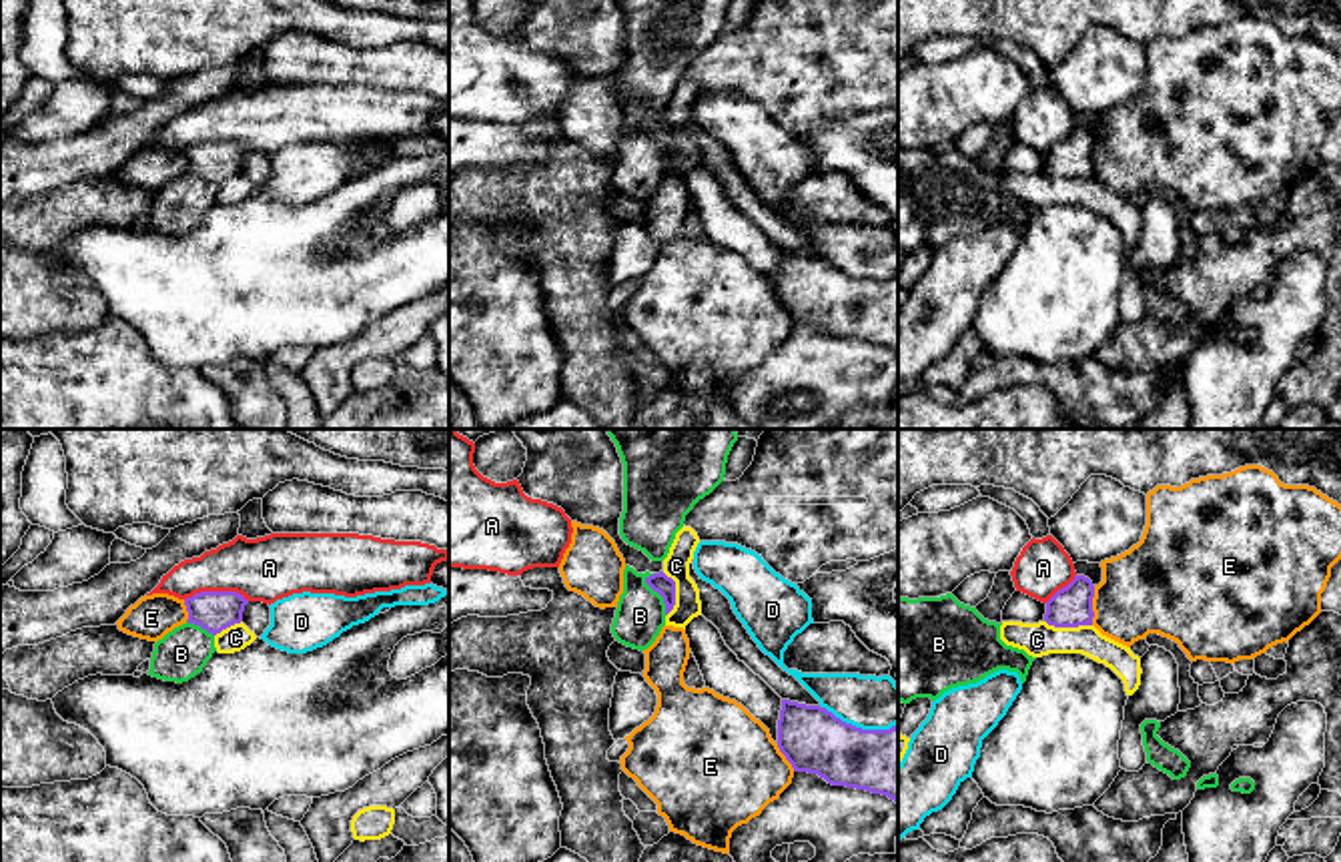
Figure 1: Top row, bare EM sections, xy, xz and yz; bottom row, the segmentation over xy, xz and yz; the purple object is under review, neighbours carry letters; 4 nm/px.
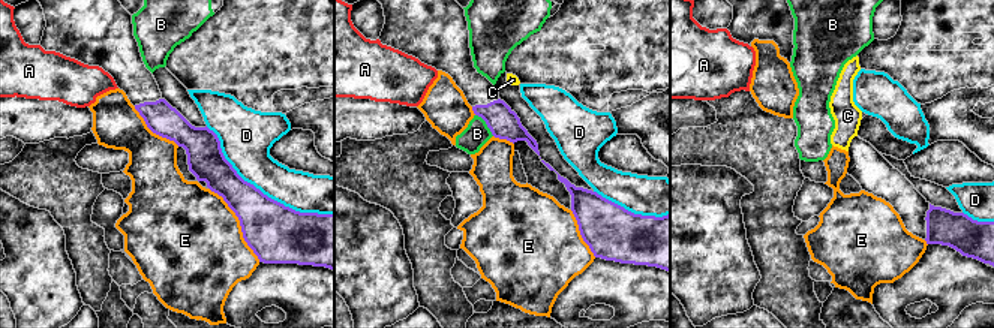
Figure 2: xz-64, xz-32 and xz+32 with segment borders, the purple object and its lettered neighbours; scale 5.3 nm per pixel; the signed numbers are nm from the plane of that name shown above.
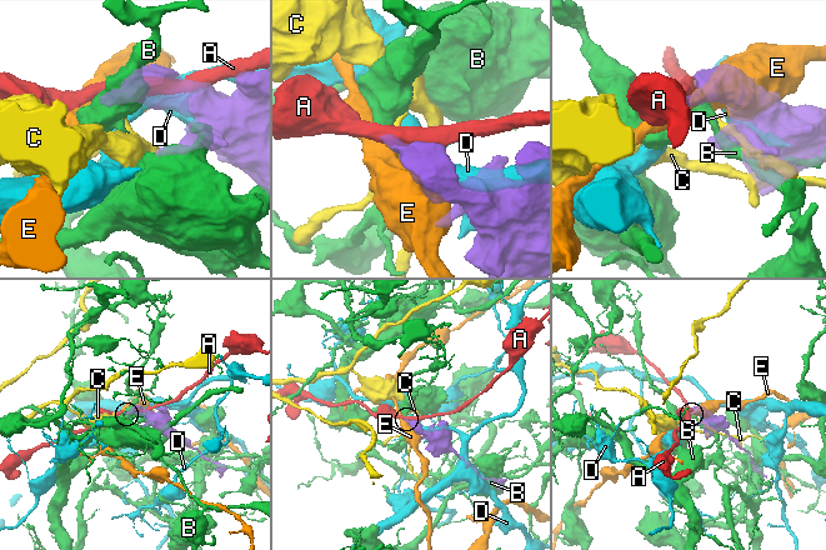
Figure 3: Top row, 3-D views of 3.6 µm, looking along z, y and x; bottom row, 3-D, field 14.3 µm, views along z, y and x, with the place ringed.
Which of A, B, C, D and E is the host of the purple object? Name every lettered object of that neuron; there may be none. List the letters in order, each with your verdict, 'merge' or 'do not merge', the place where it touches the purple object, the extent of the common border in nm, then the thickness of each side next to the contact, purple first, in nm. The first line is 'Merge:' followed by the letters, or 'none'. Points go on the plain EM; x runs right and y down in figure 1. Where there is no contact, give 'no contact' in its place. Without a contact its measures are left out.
Merge: none
A: do not merge; contact xy (217, 143); length 260 nm; calibres 160 and 260 nm
B: do not merge; contact xz (658, 143); length 180 nm; calibres 80 and 200 nm
C: do not merge; contact yz (1069, 177); length 190 nm; calibres 160 and 140 nm
D: do not merge; contact xz (860, 279); length 320 nm; calibres 280 and 220 nm
E: do not merge; contact yz (1091, 157); length 160 nm; calibres 160 and 360 nm

